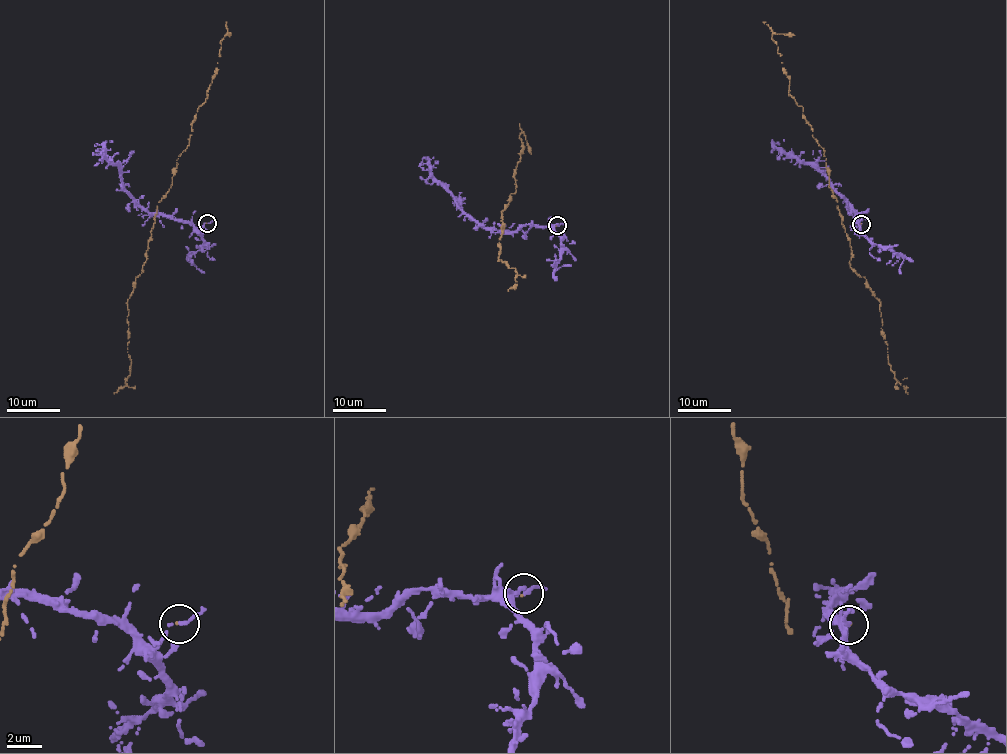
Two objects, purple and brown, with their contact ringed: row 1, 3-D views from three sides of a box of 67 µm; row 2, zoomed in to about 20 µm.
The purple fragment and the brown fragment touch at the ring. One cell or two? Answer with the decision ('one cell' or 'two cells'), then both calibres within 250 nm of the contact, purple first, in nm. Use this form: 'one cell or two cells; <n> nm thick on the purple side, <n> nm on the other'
one cell; 180 nm thick on the purple side, 70 nm on the other

